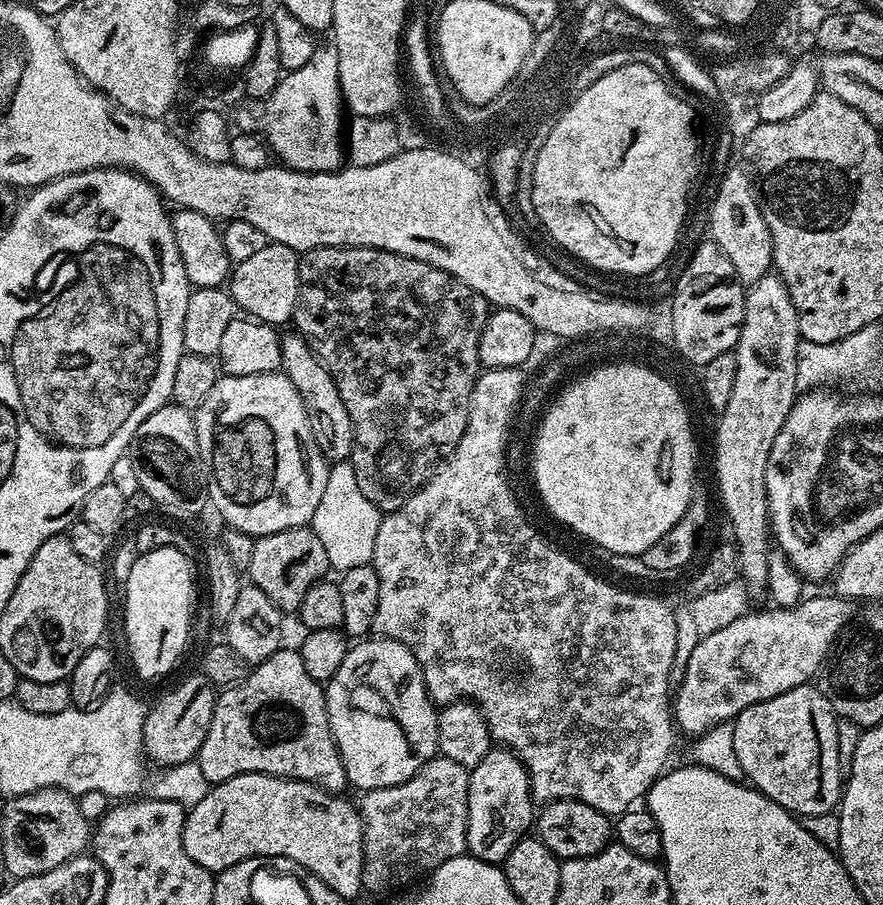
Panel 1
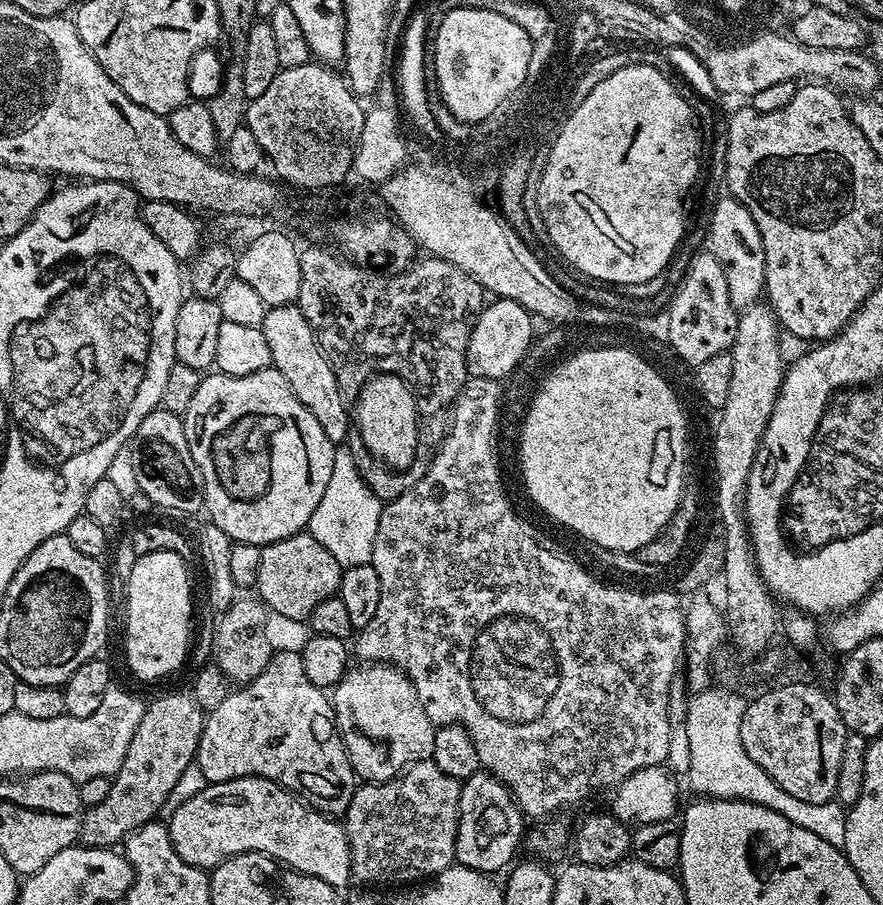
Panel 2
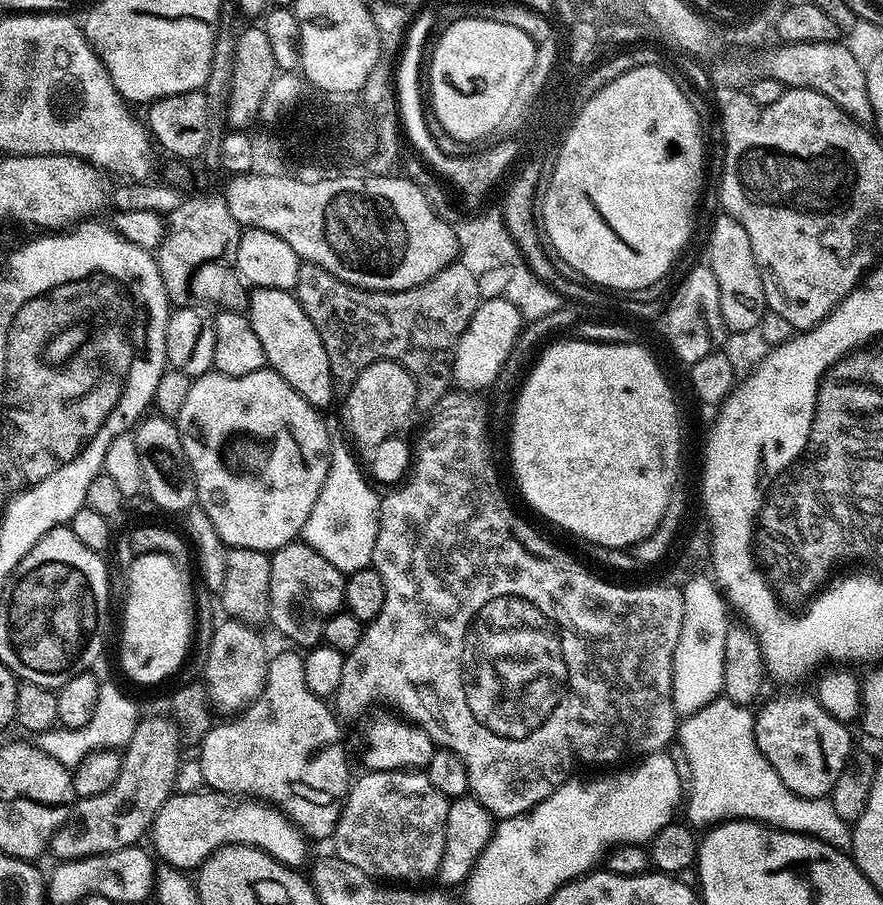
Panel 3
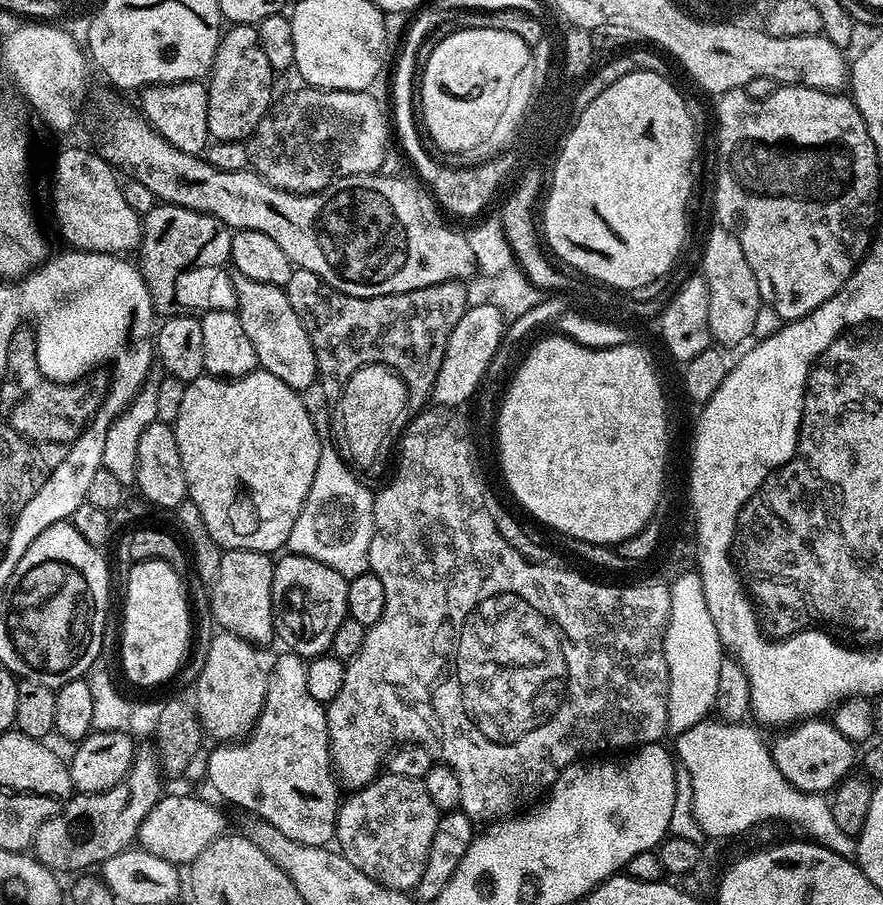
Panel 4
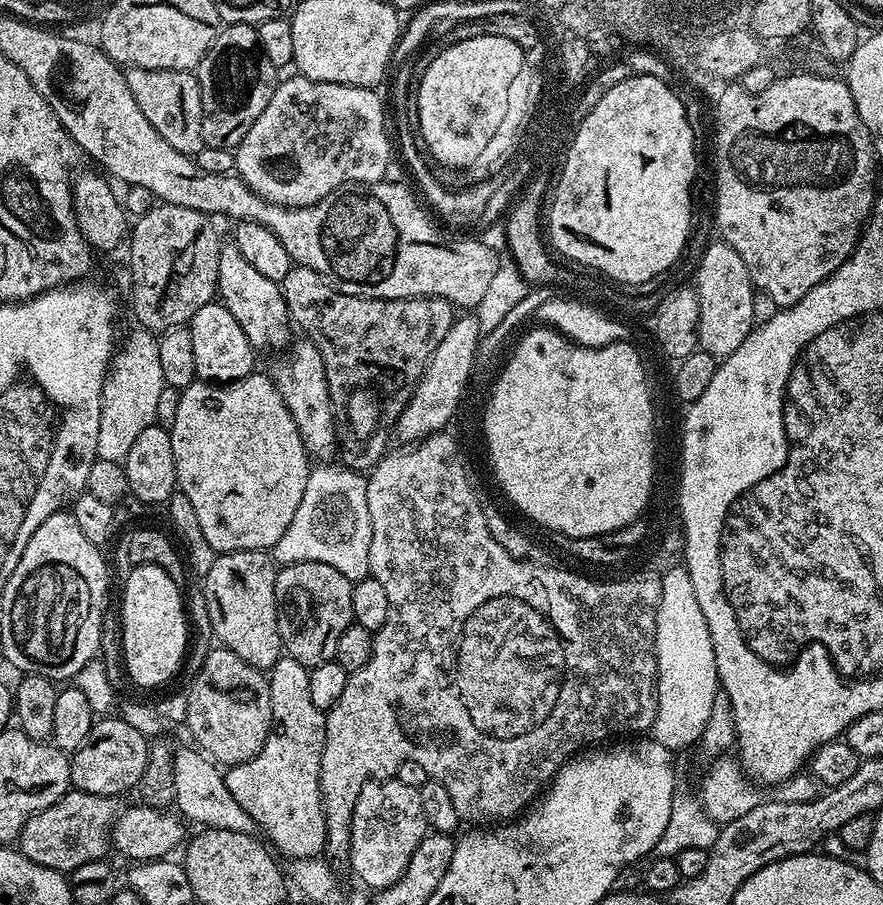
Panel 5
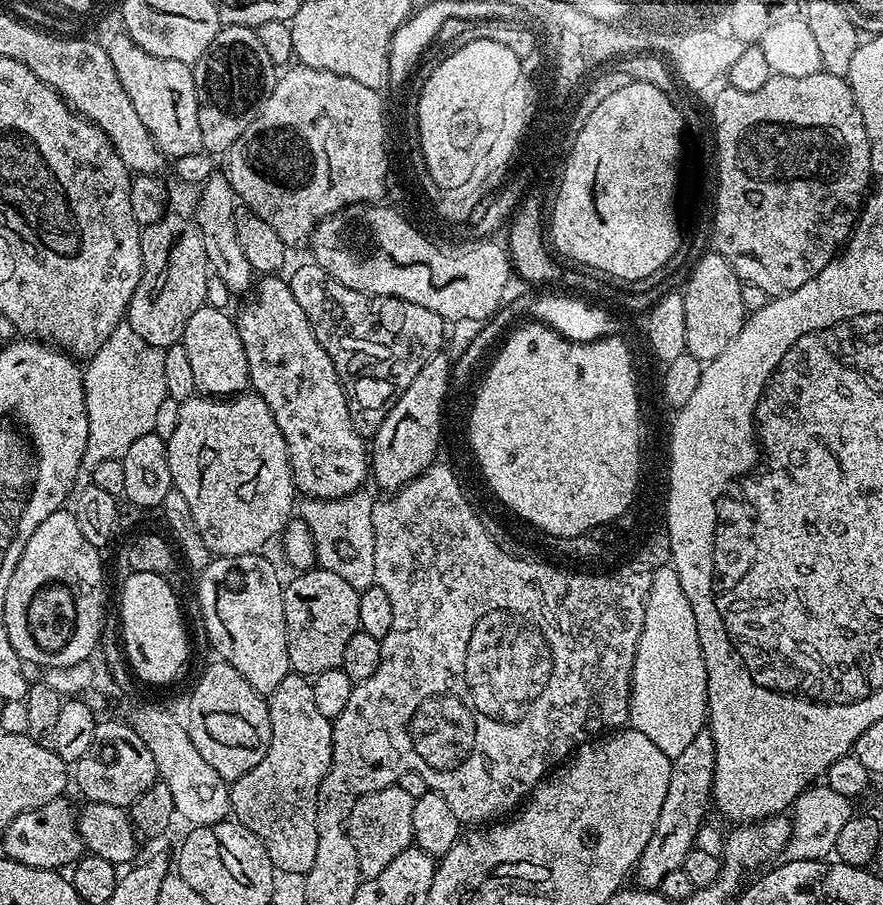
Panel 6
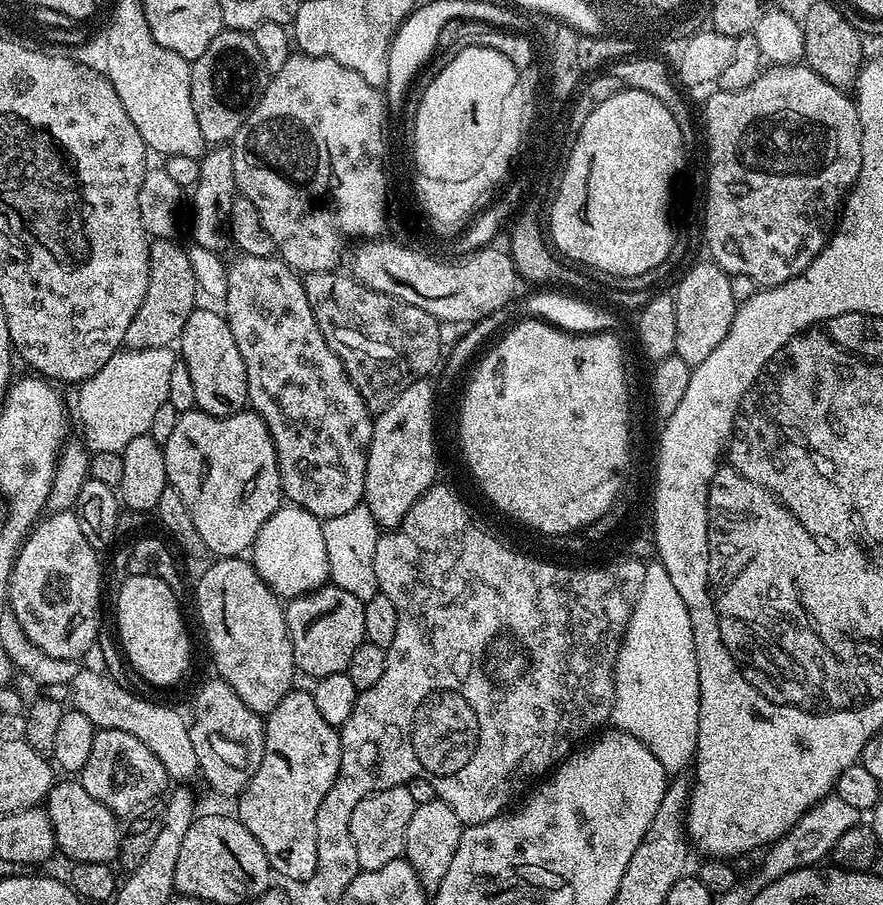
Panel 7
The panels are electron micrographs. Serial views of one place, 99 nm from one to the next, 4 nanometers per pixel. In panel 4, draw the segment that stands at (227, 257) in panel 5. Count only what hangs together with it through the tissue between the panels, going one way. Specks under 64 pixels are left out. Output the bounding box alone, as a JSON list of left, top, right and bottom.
[232,274,318,393]

